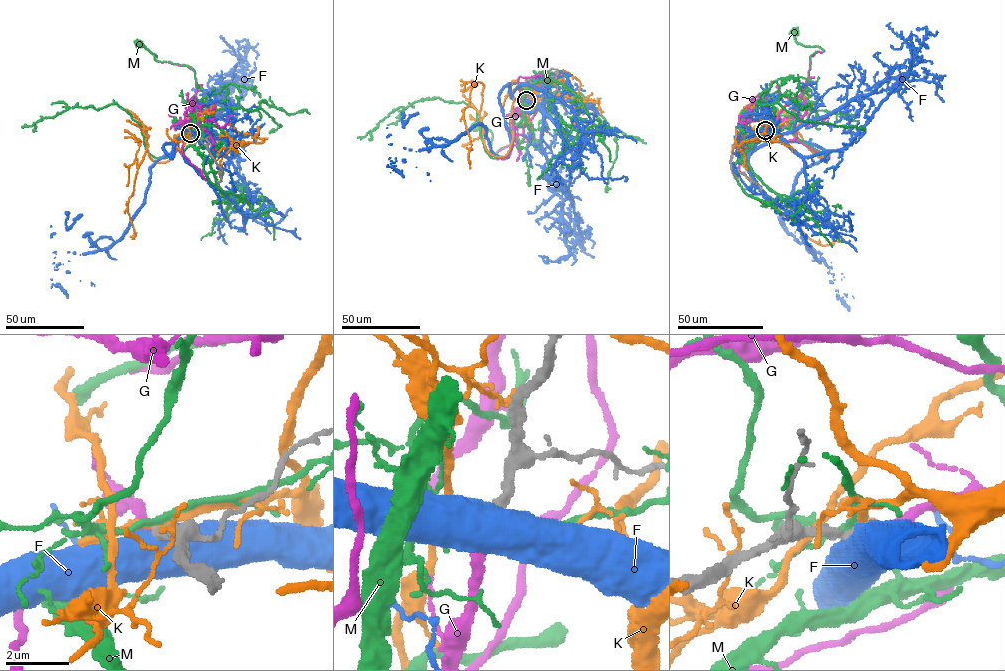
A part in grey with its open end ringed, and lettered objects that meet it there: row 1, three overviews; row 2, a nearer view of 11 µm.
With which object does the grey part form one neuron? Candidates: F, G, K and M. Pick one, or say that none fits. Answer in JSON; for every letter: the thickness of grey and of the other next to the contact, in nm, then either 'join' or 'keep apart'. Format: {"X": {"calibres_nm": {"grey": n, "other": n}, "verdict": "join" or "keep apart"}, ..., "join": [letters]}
{"F": {"calibres_nm": {"grey": 280, "other": 800}, "verdict": "keep apart"}, "G": {"calibres_nm": {"grey": 240, "other": 300}, "verdict": "join"}, "K": {"calibres_nm": {"grey": 240, "other": 280}, "verdict": "keep apart"}, "M": {"calibres_nm": {"grey": 240, "other": 180}, "verdict": "keep apart"}, "join": ["G"]}

